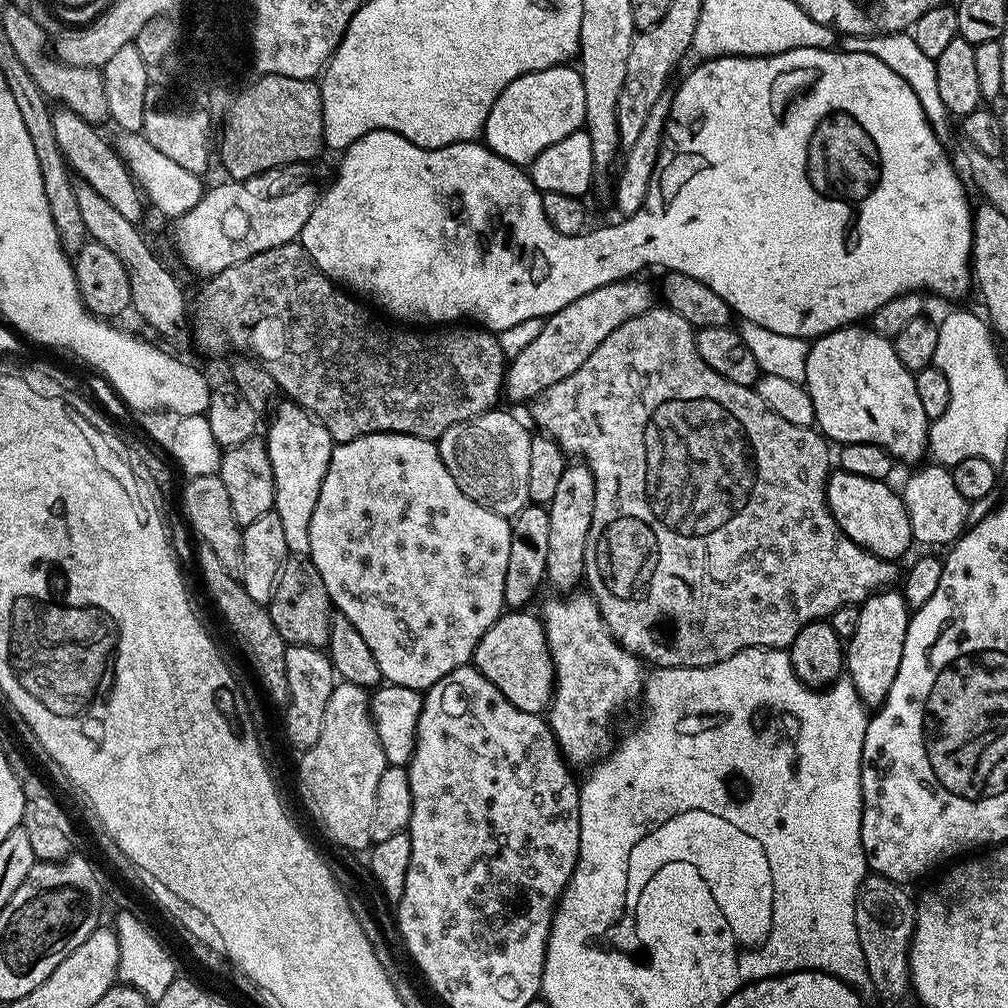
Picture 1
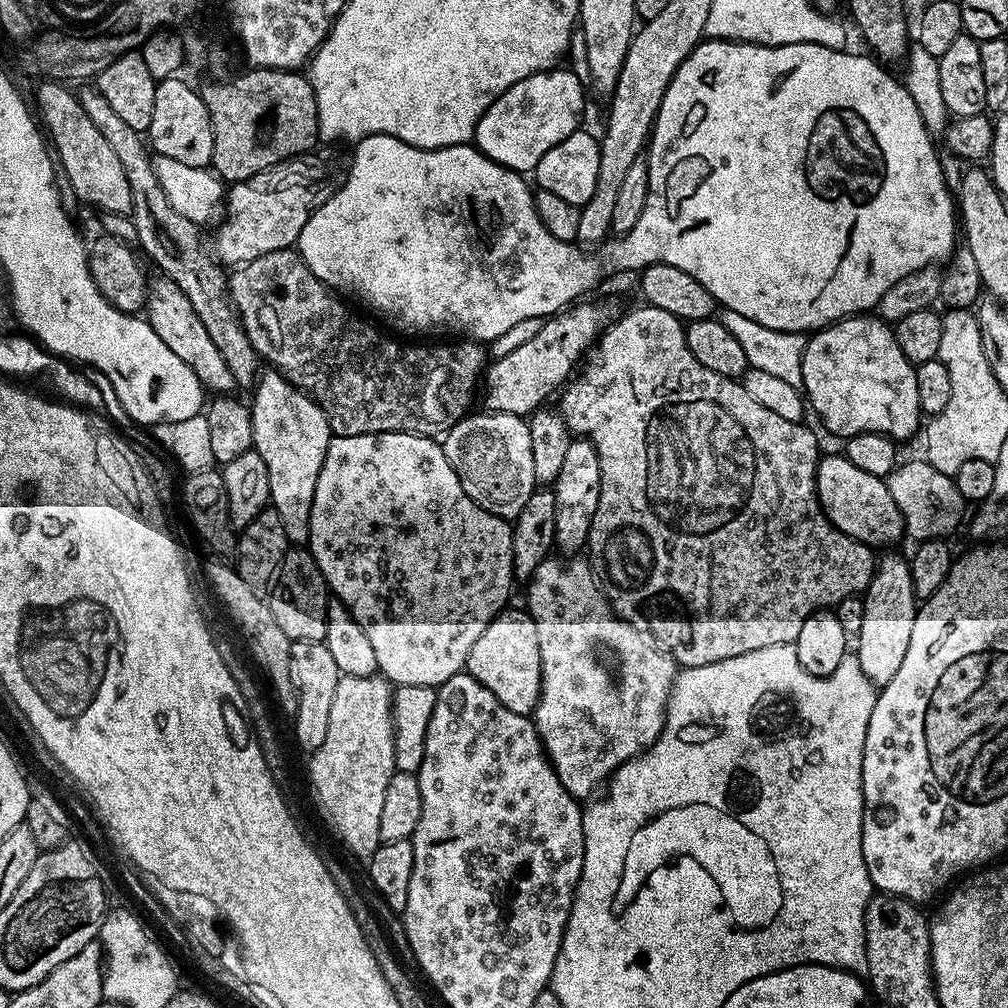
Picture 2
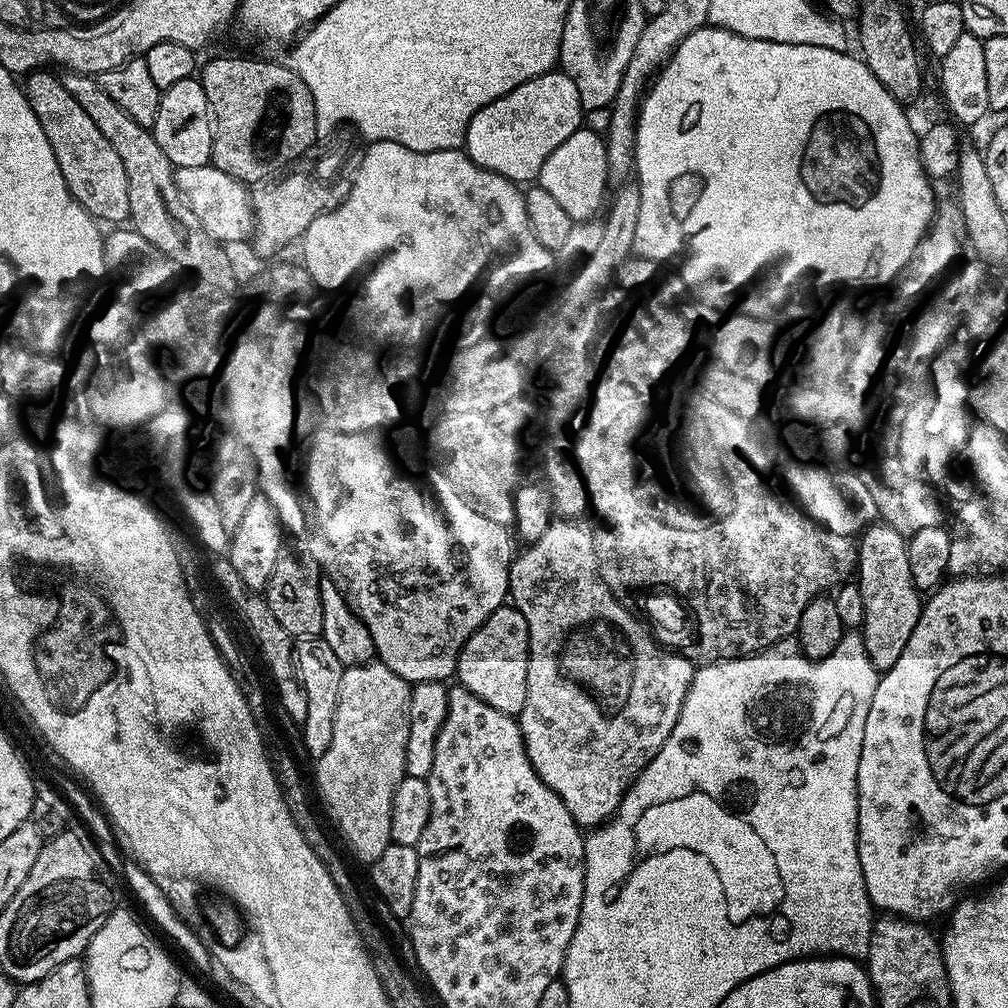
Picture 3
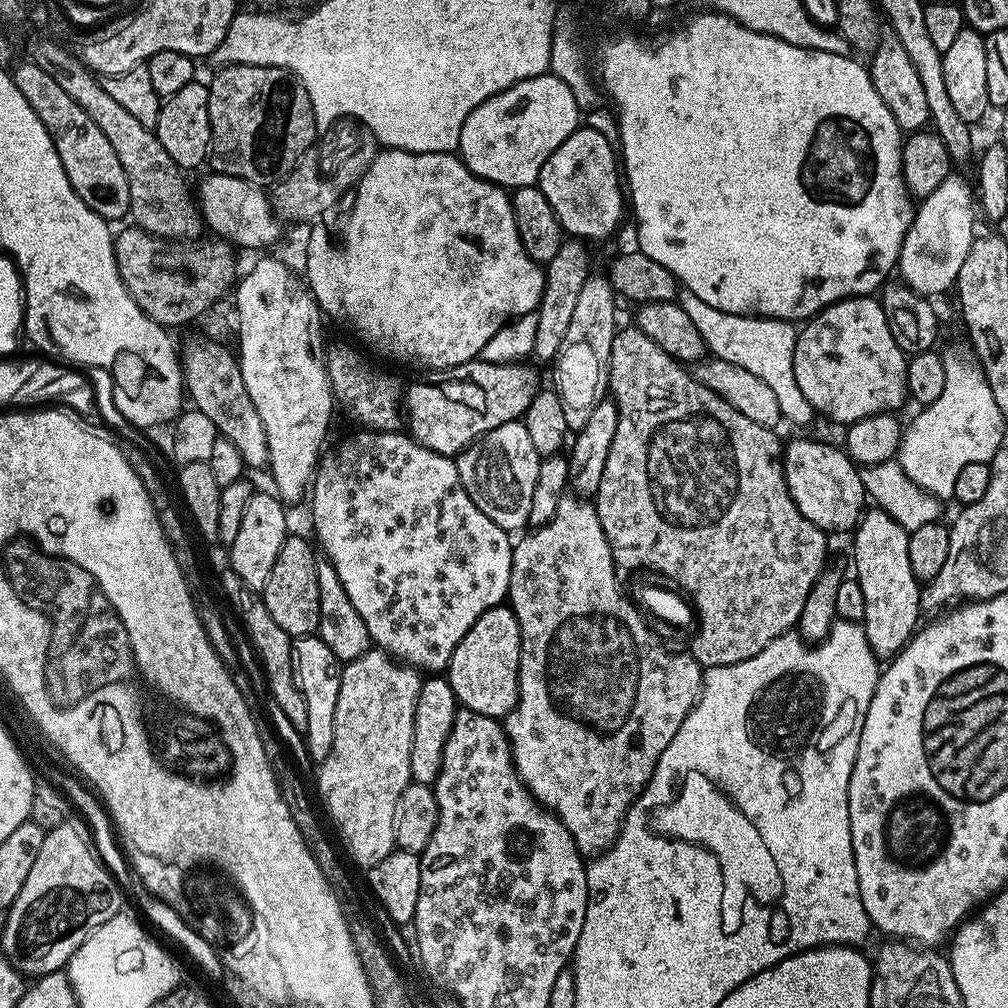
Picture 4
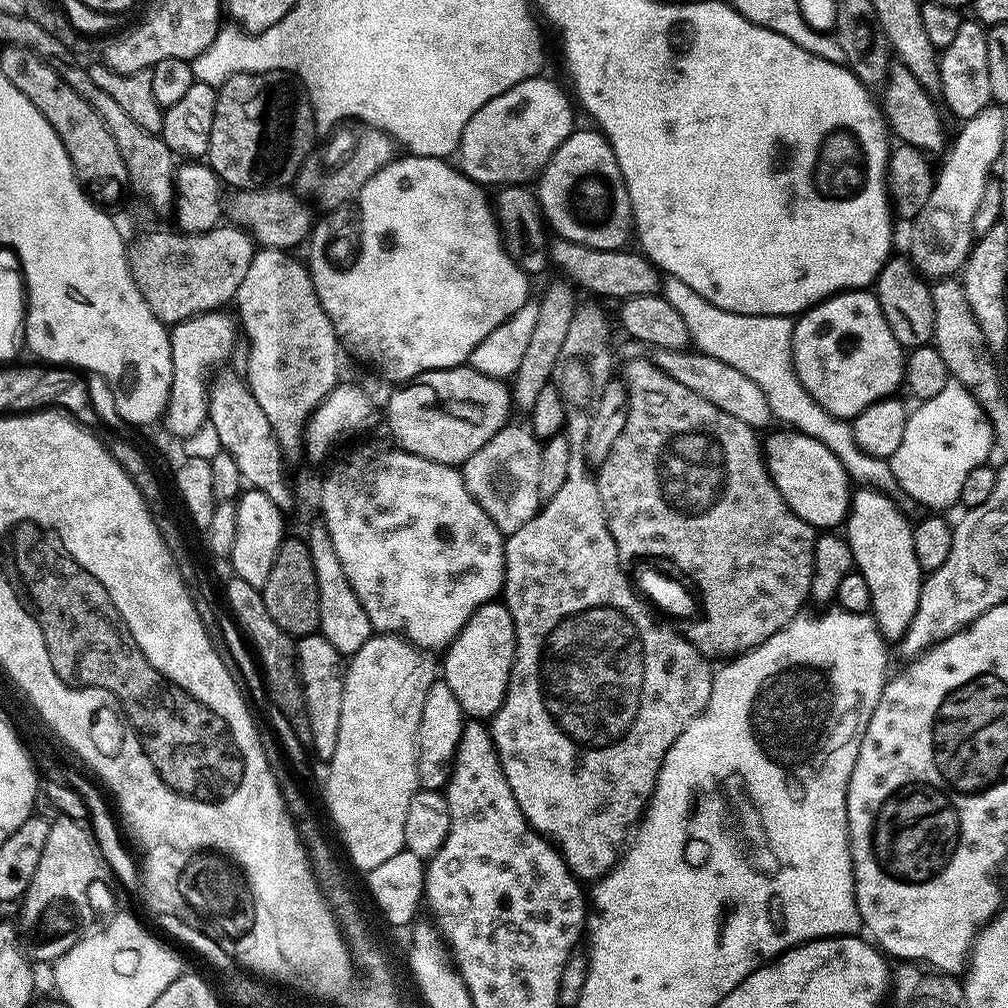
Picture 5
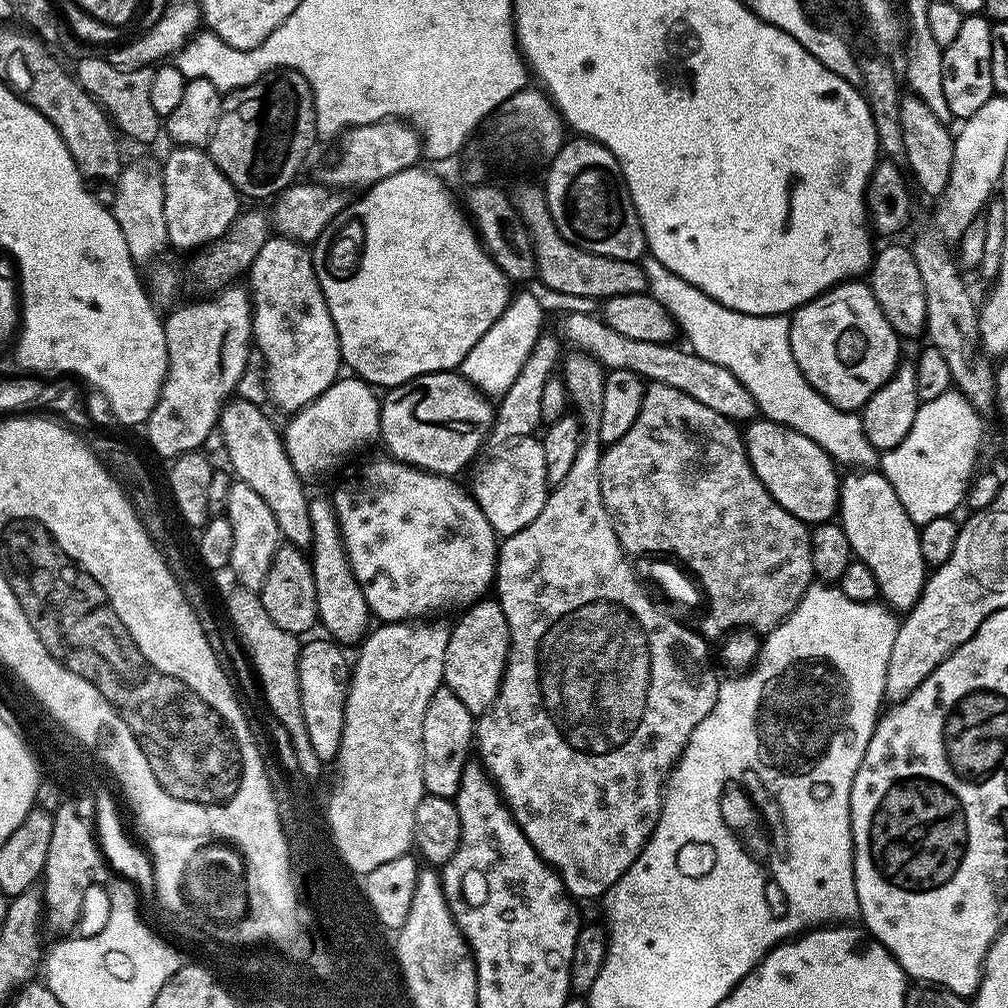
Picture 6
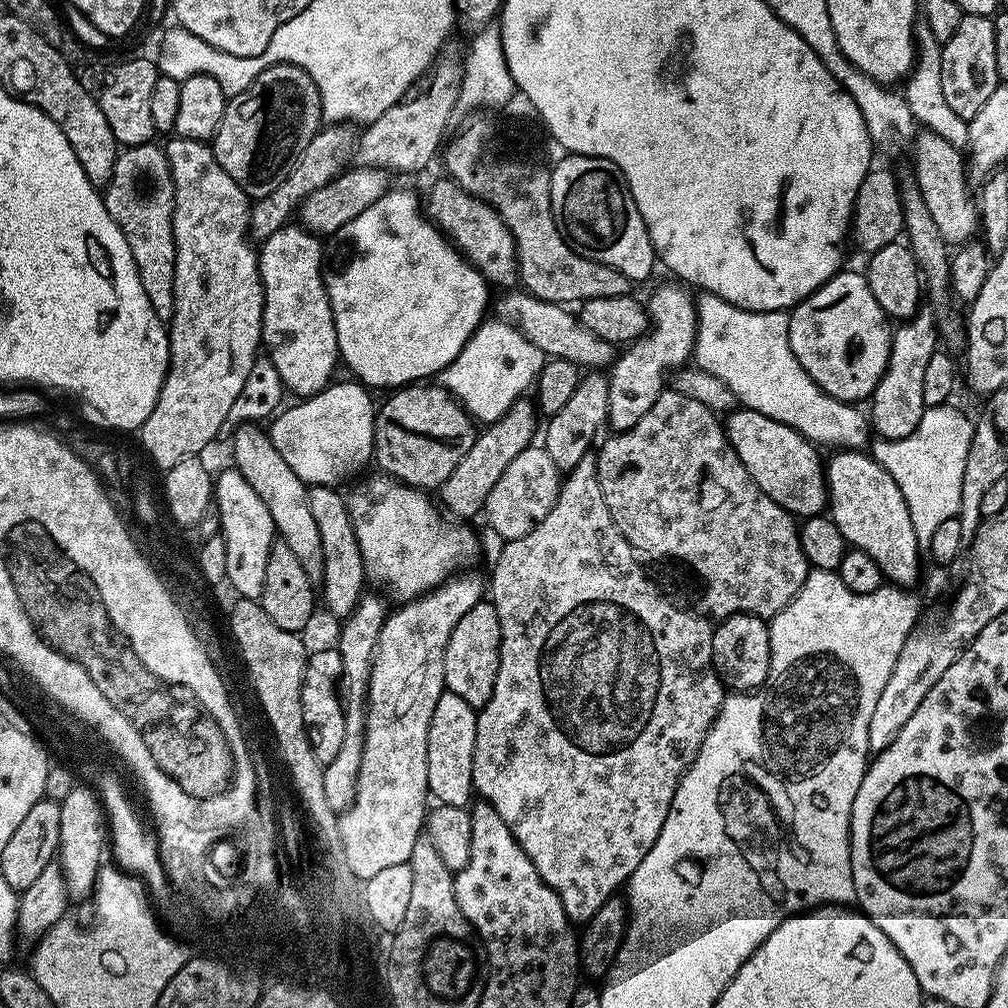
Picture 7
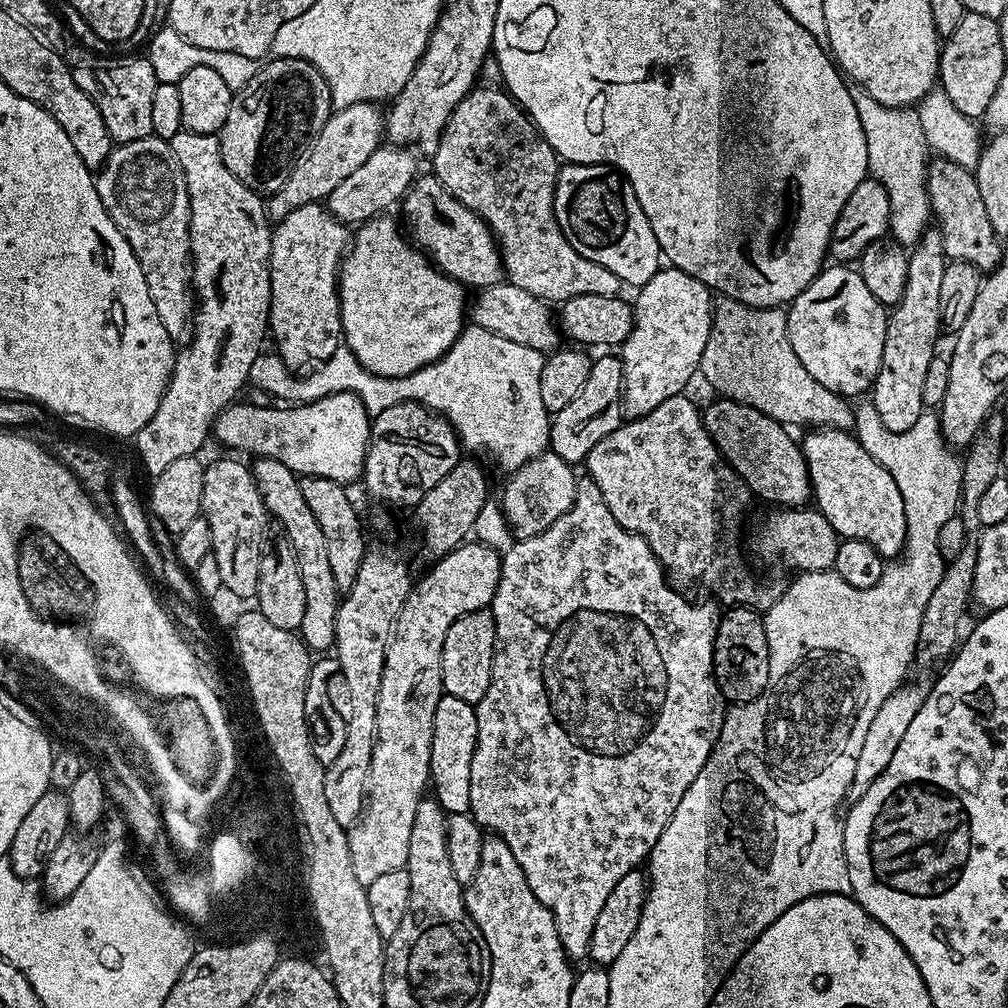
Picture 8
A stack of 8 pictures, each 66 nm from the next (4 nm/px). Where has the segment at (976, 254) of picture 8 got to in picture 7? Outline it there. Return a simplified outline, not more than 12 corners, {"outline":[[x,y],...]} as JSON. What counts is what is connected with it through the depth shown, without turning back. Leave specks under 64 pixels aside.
{"outline":[[917,131],[912,173],[942,238],[981,231],[965,153]]}

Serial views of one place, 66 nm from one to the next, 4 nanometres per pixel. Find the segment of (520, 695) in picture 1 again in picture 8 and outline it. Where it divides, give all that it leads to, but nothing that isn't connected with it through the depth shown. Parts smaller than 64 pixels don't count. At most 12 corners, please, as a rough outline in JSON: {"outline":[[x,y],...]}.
{"outline":[[462,614],[442,642],[444,692],[475,705],[490,690],[496,627]]}

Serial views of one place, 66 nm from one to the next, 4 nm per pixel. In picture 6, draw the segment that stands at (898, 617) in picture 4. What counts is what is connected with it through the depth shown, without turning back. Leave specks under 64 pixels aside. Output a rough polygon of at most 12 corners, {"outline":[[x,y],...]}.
{"outline":[[883,472],[841,479],[838,523],[879,599],[907,614],[920,528]]}

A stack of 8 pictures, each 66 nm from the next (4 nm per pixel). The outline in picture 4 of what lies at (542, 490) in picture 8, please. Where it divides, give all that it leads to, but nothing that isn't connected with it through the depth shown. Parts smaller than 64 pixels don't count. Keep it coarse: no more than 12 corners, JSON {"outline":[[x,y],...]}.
{"outline":[[511,420],[455,457],[474,506],[529,527],[541,459]]}

